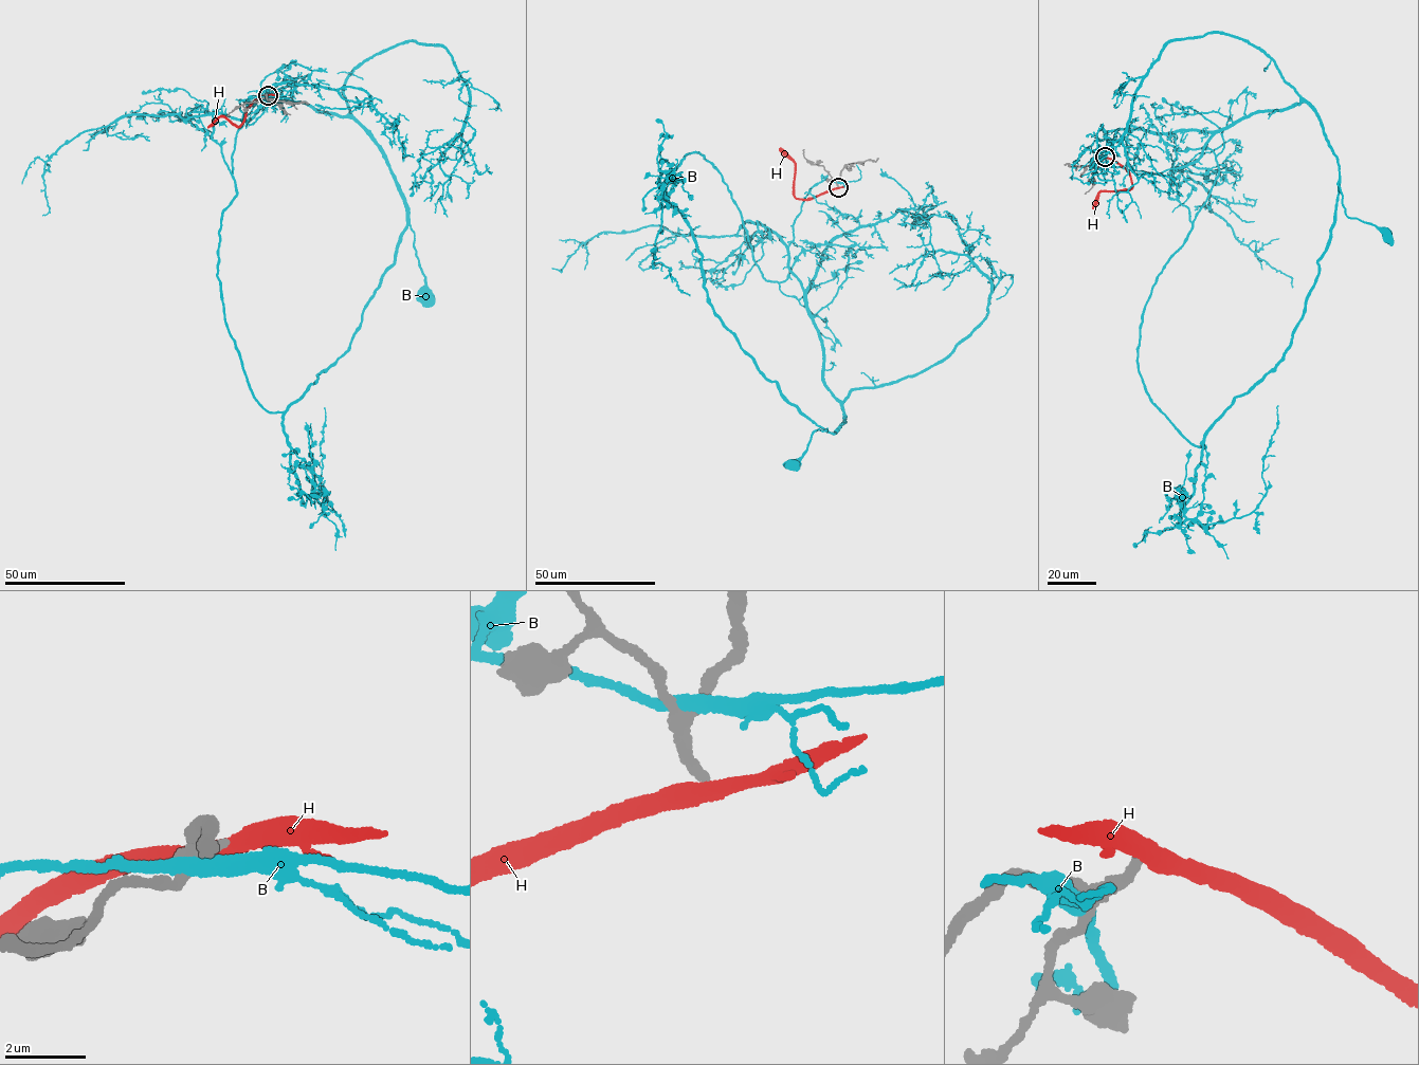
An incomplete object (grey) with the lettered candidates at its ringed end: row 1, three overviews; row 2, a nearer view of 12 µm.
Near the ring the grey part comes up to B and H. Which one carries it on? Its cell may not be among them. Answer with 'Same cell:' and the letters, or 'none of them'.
Same cell: none of them

